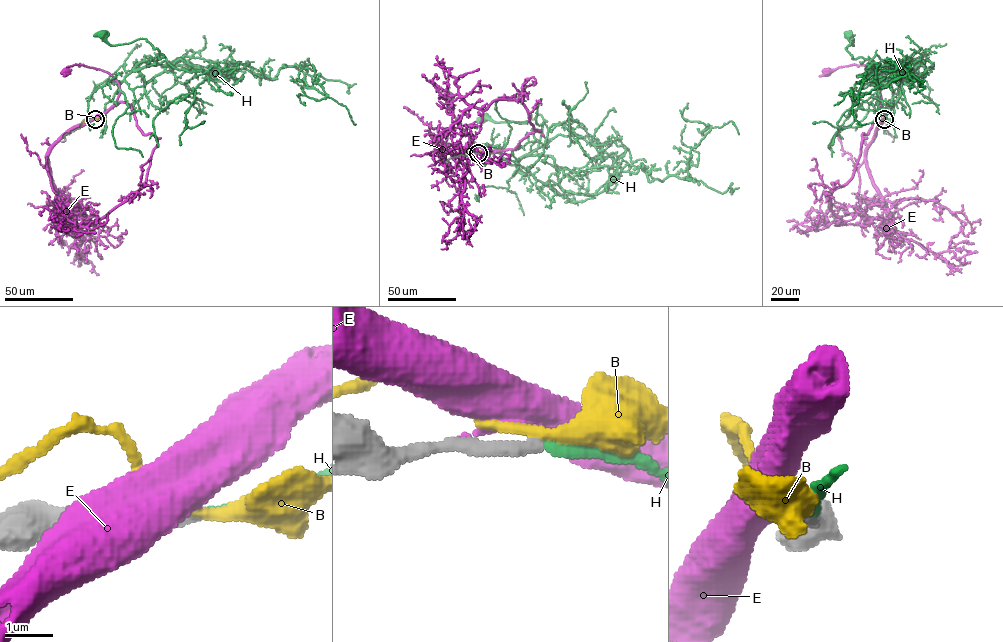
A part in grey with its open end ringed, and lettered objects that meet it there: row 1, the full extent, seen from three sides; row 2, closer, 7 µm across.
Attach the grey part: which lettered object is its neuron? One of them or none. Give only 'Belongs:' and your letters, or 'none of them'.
Belongs: H

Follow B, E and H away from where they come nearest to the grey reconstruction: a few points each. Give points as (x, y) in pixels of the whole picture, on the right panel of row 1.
B: (884, 119), (882, 116), (878, 129)
E: (884, 118), (879, 69), (850, 64), (828, 70)
H: (884, 119), (893, 114), (895, 71), (852, 58), (848, 33)

